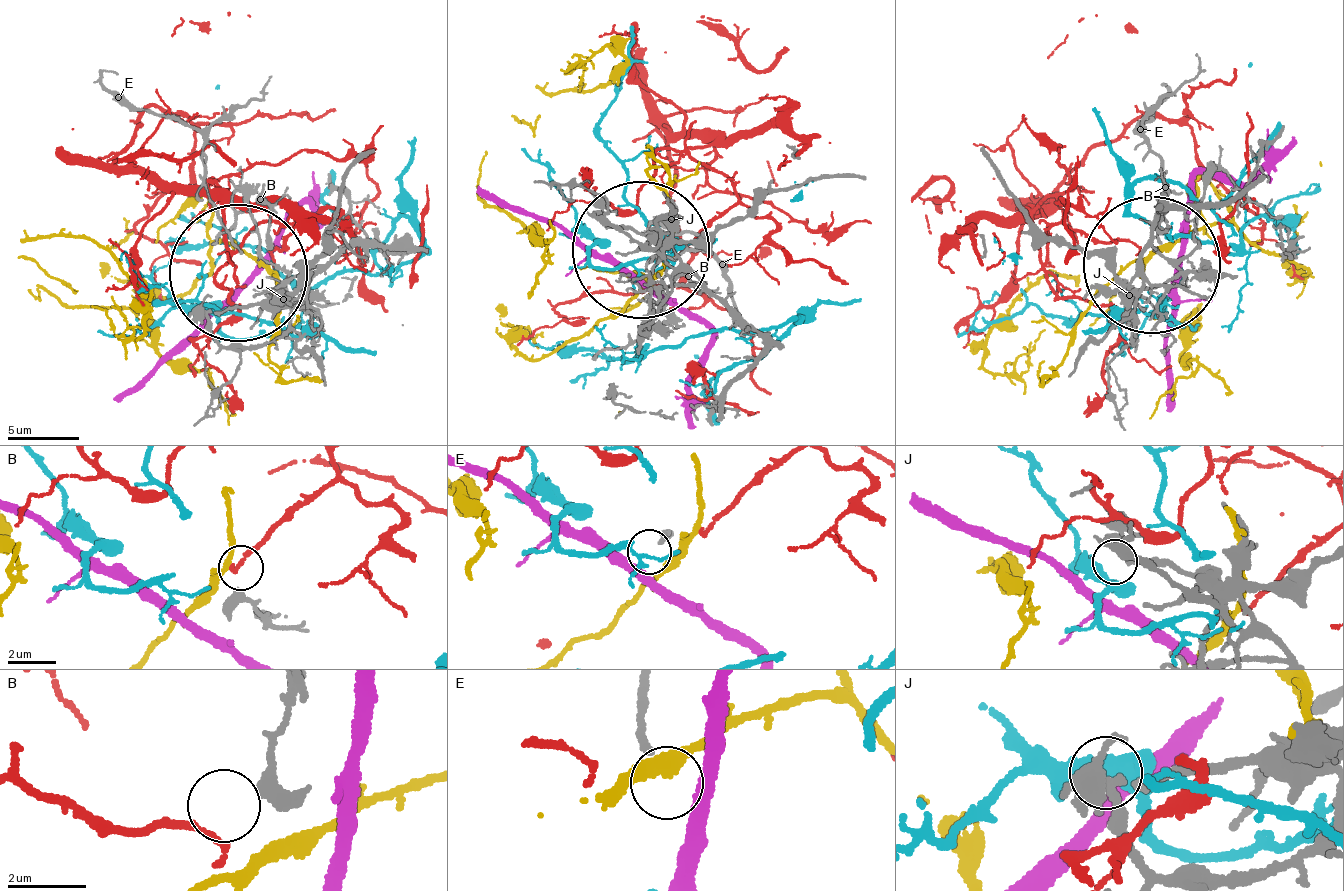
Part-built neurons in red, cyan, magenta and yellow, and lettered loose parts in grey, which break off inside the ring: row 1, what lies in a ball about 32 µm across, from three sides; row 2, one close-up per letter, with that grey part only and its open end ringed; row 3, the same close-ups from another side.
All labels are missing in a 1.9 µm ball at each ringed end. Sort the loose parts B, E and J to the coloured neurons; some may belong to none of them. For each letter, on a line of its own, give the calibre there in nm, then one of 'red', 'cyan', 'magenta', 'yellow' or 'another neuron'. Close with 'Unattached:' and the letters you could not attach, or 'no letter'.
B: calibre 340 nm; red
E: calibre 190 nm; another neuron
J: calibre 190 nm; another neuron
Unattached: E, J

